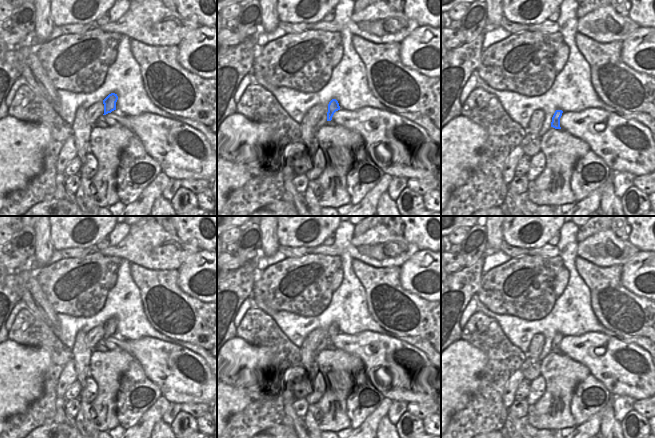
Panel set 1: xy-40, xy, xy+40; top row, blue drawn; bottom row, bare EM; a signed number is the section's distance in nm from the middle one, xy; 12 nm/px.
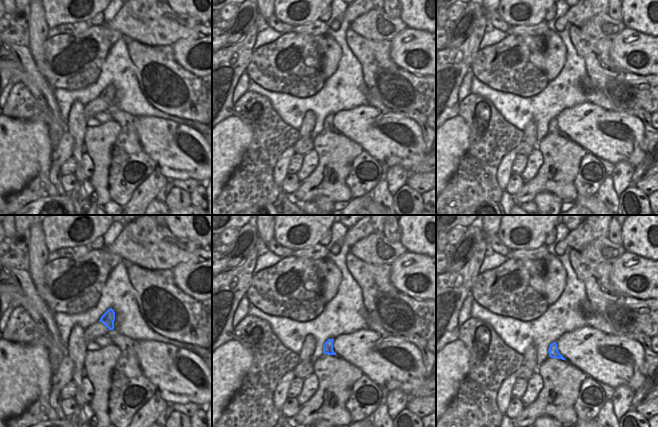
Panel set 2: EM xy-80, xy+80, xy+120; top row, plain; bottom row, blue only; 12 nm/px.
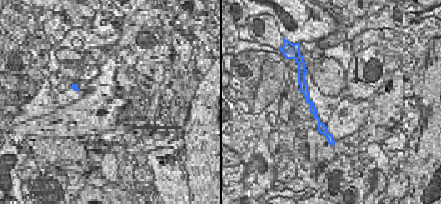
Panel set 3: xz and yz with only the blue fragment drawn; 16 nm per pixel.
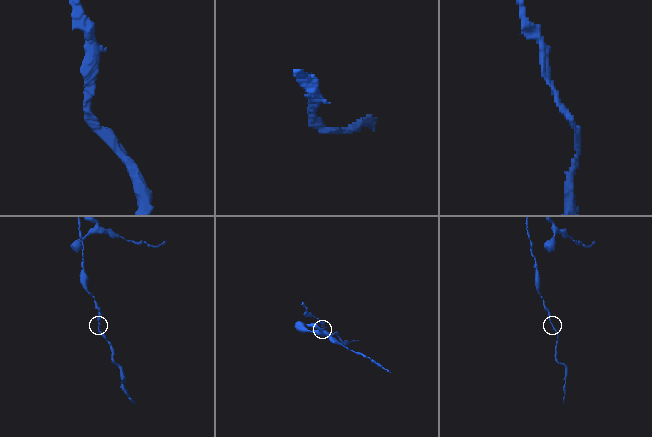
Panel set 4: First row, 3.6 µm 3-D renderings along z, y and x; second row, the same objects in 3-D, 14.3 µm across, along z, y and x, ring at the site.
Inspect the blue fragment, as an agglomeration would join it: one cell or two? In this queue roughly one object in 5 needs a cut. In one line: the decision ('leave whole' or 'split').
leave whole

